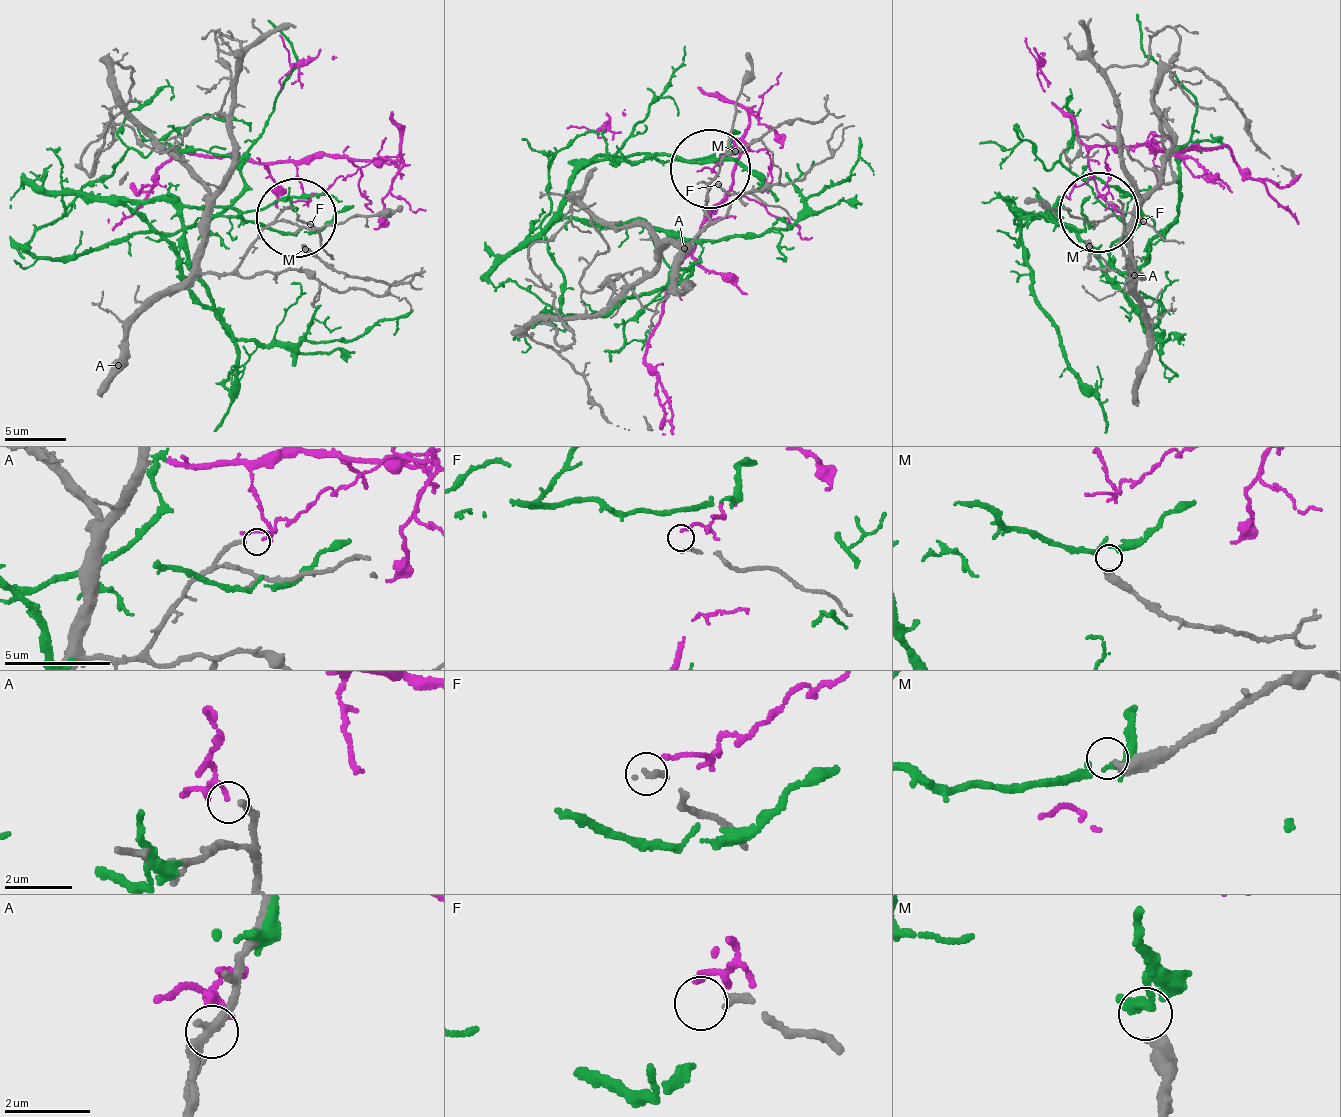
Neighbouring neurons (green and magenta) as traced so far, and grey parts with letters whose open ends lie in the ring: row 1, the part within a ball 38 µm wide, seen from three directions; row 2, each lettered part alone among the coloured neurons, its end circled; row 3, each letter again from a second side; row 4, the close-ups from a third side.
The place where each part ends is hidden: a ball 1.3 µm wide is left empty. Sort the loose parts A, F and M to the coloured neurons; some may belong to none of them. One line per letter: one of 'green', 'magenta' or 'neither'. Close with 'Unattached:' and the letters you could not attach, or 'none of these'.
A: neither
F: neither
M: neither
Unattached: A, F, M

